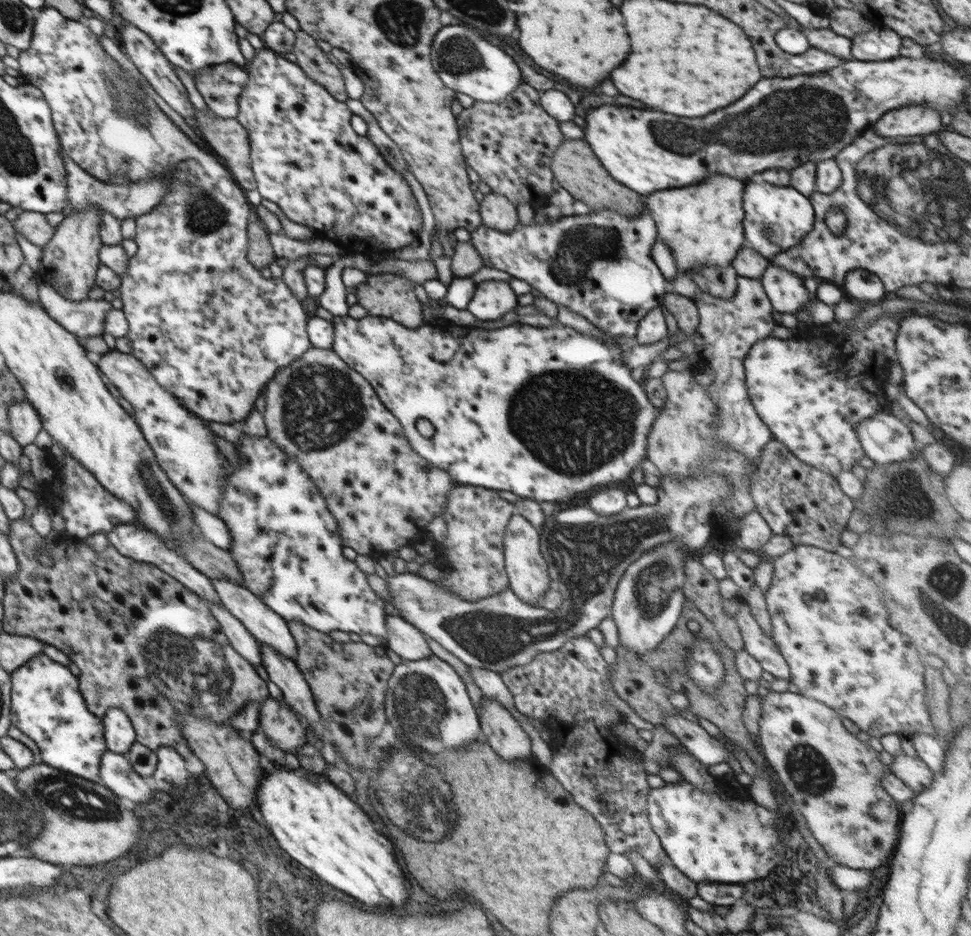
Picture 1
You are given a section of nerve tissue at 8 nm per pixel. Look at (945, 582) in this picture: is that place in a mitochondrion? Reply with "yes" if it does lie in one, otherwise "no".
yes

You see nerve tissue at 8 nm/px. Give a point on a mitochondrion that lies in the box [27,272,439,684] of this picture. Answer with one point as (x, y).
(321, 405)

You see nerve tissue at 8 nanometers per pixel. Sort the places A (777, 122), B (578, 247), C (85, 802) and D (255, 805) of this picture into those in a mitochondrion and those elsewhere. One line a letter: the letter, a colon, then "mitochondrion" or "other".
A: mitochondrion
B: mitochondrion
C: mitochondrion
D: other

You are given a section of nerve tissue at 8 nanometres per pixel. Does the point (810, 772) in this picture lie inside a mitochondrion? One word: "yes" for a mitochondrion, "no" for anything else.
yes

